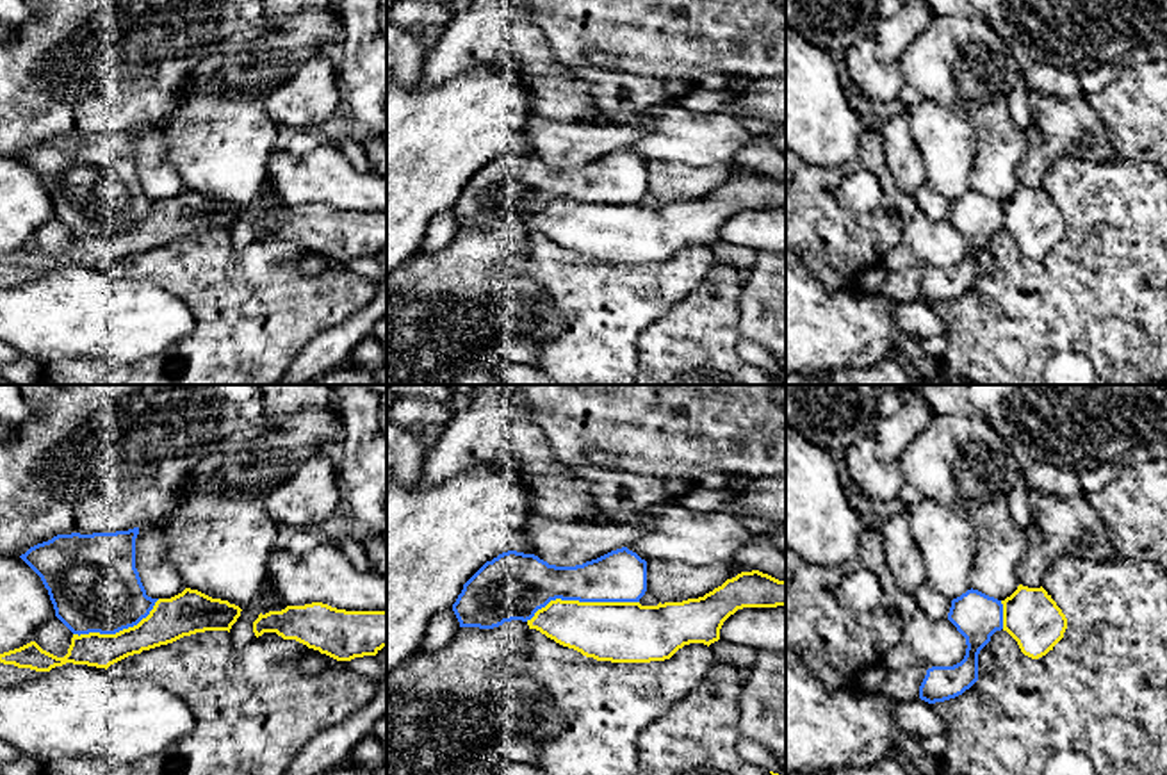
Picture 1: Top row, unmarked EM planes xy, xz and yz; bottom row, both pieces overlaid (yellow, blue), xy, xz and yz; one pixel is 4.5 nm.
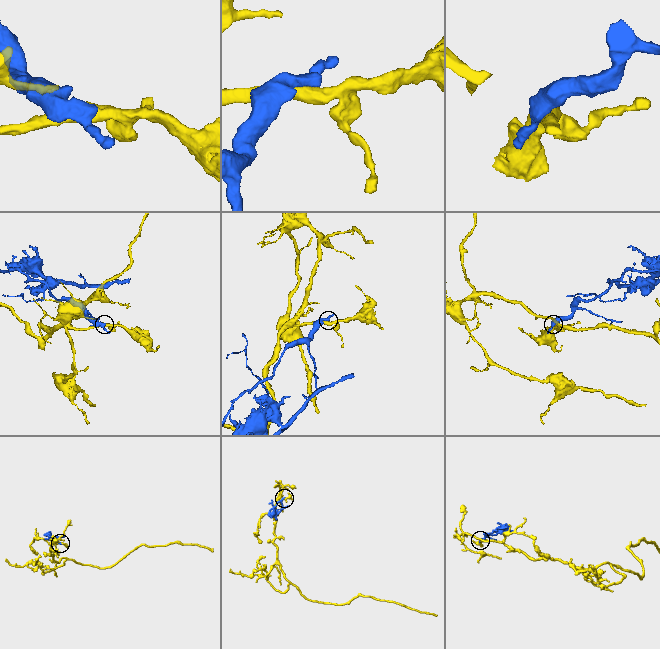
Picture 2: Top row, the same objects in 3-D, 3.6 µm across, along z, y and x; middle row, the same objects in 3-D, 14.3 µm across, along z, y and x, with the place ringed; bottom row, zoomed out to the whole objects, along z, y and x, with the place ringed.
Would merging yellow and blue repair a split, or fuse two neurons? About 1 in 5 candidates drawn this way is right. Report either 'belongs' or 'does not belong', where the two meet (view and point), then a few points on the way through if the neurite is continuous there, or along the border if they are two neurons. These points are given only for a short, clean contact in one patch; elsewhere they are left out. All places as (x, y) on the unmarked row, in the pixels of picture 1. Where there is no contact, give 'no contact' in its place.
does not belong; meets yellow in xz at (581, 203)

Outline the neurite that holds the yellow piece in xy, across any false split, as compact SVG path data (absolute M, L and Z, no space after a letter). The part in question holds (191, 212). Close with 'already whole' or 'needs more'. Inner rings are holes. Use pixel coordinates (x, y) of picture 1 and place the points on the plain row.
M185 189L171 200L159 200L146 219L116 235L73 235L64 258L43 251L36 242L0 255L0 264L36 273L50 273L66 264L109 269L110 265L184 237L205 232L228 232L241 217L241 208Z; already whole

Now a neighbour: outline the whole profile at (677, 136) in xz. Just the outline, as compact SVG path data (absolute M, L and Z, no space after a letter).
M675 102L652 105L631 116L588 110L577 121L638 125L645 116L654 121L650 132L627 148L645 162L679 162L690 167L734 166L739 150L754 137L727 112L695 114Z

